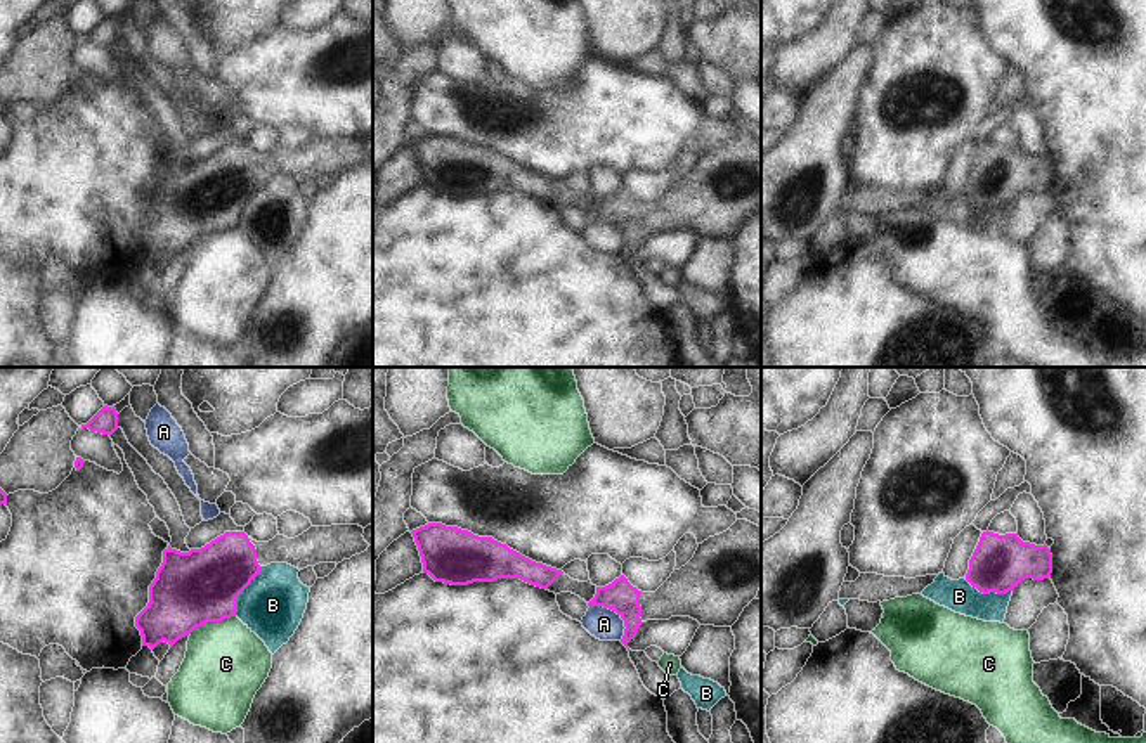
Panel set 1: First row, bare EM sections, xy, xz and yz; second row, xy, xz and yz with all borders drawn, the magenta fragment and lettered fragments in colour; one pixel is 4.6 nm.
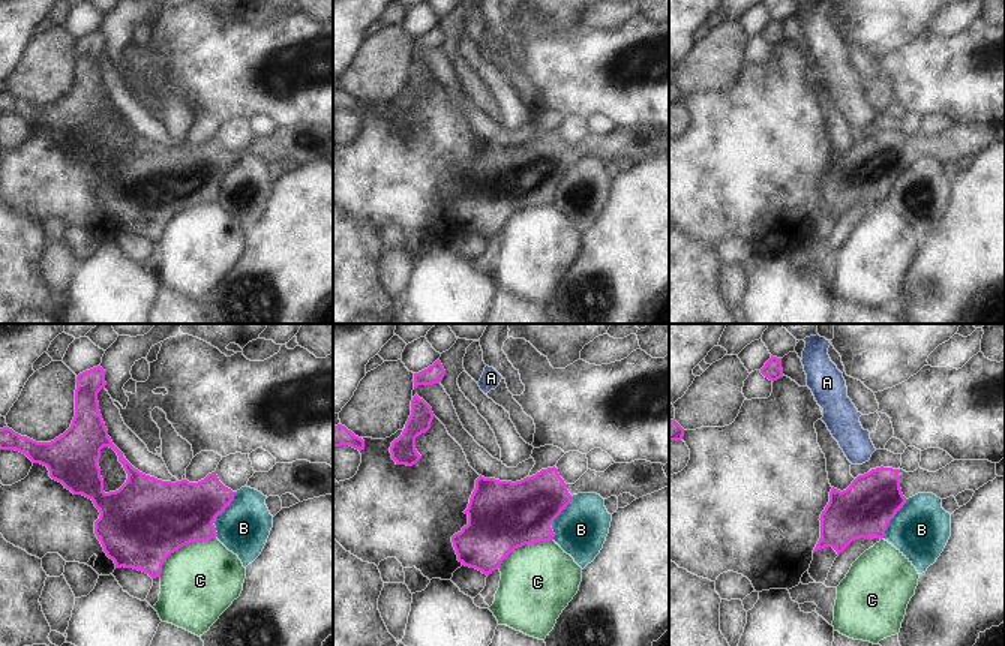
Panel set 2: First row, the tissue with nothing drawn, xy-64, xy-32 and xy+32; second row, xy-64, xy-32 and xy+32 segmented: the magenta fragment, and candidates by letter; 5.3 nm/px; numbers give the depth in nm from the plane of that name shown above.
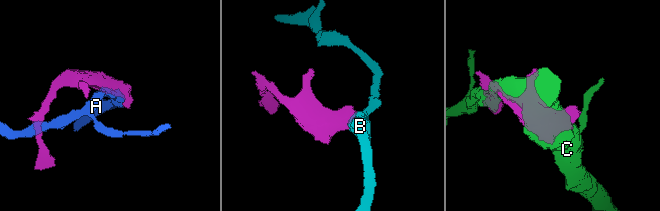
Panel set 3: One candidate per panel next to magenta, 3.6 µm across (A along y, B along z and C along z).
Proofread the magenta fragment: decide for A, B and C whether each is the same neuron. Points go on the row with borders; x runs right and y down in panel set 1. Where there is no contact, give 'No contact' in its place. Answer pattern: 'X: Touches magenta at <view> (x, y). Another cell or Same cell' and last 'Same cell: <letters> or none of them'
A: Touches magenta at xz (616, 612). Another cell
B: Touches magenta at xy (243, 589). Another cell
C: Touches magenta at xy (212, 620). Another cell
Same cell: none of them.

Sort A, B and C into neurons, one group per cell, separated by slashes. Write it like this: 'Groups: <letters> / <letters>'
Groups: A / B / C.

